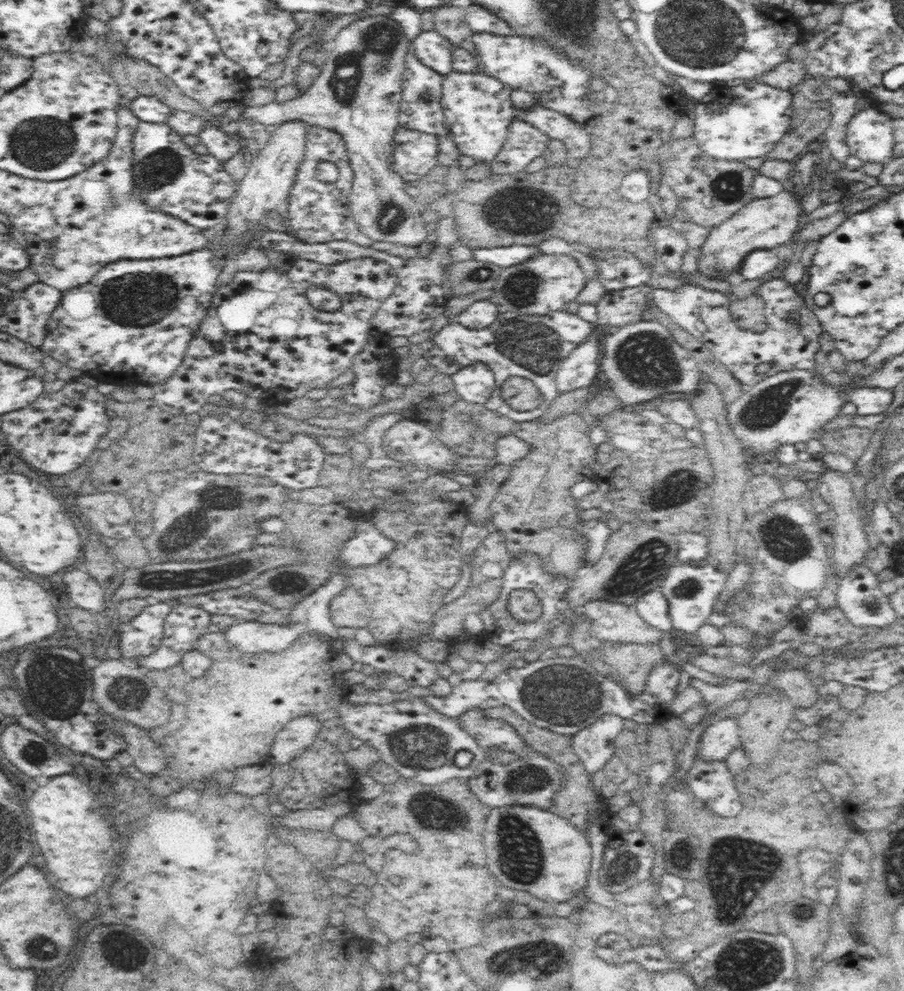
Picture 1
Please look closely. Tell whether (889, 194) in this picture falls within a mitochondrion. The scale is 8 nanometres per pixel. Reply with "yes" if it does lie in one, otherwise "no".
no

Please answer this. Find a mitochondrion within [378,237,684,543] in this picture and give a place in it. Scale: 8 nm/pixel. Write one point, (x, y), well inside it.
(521, 340)

